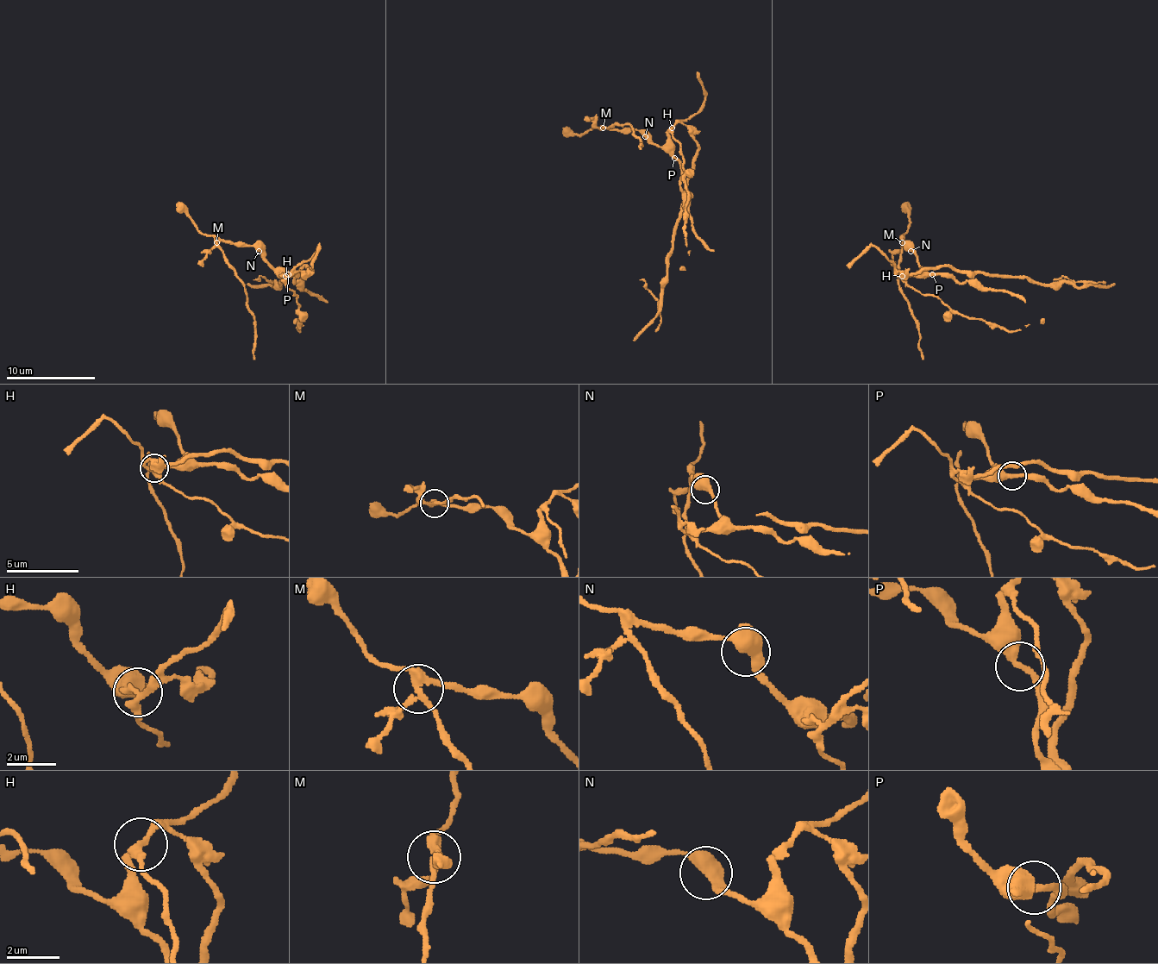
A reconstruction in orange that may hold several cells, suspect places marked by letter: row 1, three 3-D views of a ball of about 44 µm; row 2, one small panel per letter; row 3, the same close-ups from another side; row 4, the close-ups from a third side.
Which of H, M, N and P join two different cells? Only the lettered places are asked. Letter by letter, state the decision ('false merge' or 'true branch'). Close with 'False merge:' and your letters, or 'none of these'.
H: false merge
M: false merge
N: true branch
P: true branch
False merge: H, M

